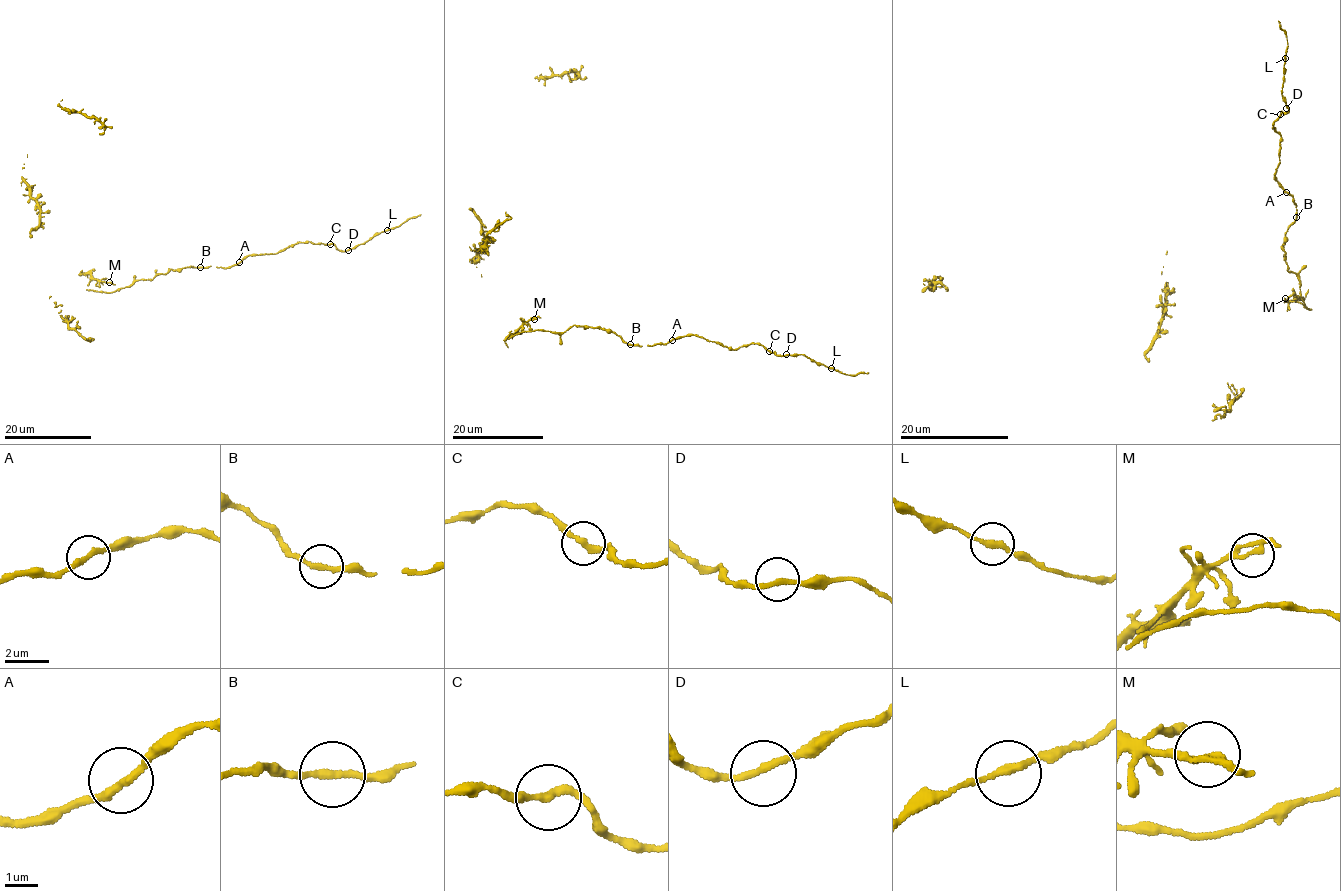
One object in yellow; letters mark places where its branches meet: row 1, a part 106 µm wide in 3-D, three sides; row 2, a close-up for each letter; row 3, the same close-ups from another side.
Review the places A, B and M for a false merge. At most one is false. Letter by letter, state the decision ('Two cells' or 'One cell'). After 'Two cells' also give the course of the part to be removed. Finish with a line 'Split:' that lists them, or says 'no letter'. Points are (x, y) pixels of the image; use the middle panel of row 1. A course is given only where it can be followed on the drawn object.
A: One cell
B: One cell
M: One cell
Split: no letter

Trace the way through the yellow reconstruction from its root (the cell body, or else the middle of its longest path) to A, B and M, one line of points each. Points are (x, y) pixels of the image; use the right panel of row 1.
A: (1287, 311), (1288, 302), (1295, 301), (1309, 309), (1284, 255), (1283, 238), (1297, 216), (1287, 192)
B: (1287, 311), (1288, 302), (1295, 301), (1309, 309), (1296, 273), (1287, 270), (1283, 247), (1284, 235), (1296, 217)
M: (1287, 311), (1285, 298)

